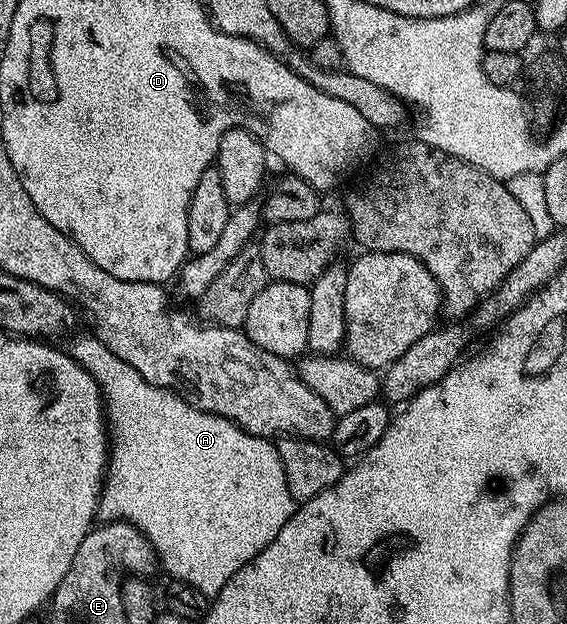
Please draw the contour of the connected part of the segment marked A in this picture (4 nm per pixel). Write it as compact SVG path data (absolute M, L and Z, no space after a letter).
M89 334L89 336L80 336L70 347L70 354L93 376L100 384L104 393L104 406L106 409L106 420L110 425L110 459L106 473L106 487L98 501L98 516L104 522L124 521L134 525L144 533L144 539L154 551L160 555L160 564L169 572L172 580L181 580L206 594L210 598L219 596L221 590L230 582L240 570L250 564L255 556L262 554L274 538L278 538L278 530L286 526L286 522L296 511L298 502L290 494L290 486L286 482L286 470L280 461L279 447L271 439L262 436L251 436L249 432L244 431L238 424L231 420L215 416L209 412L203 412L194 407L193 404L187 404L177 392L172 392L169 388L159 388L146 378L134 366L122 362L118 354L114 354L99 337Z

